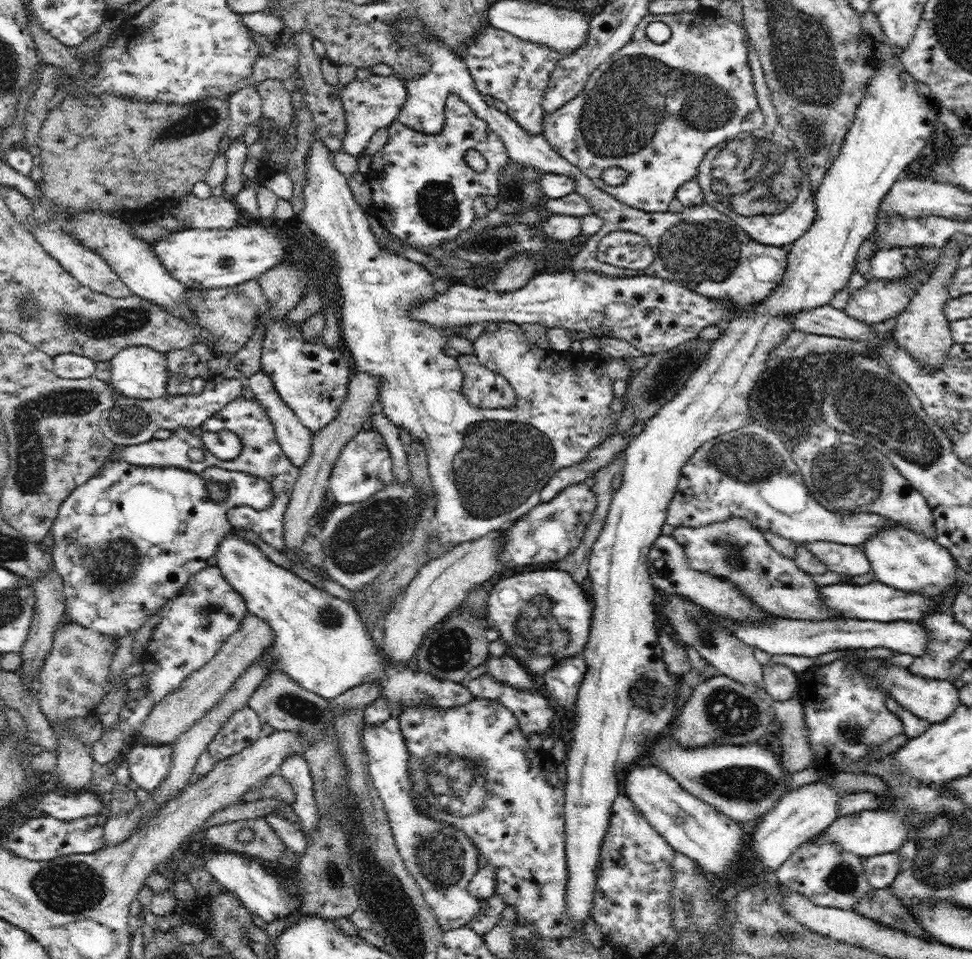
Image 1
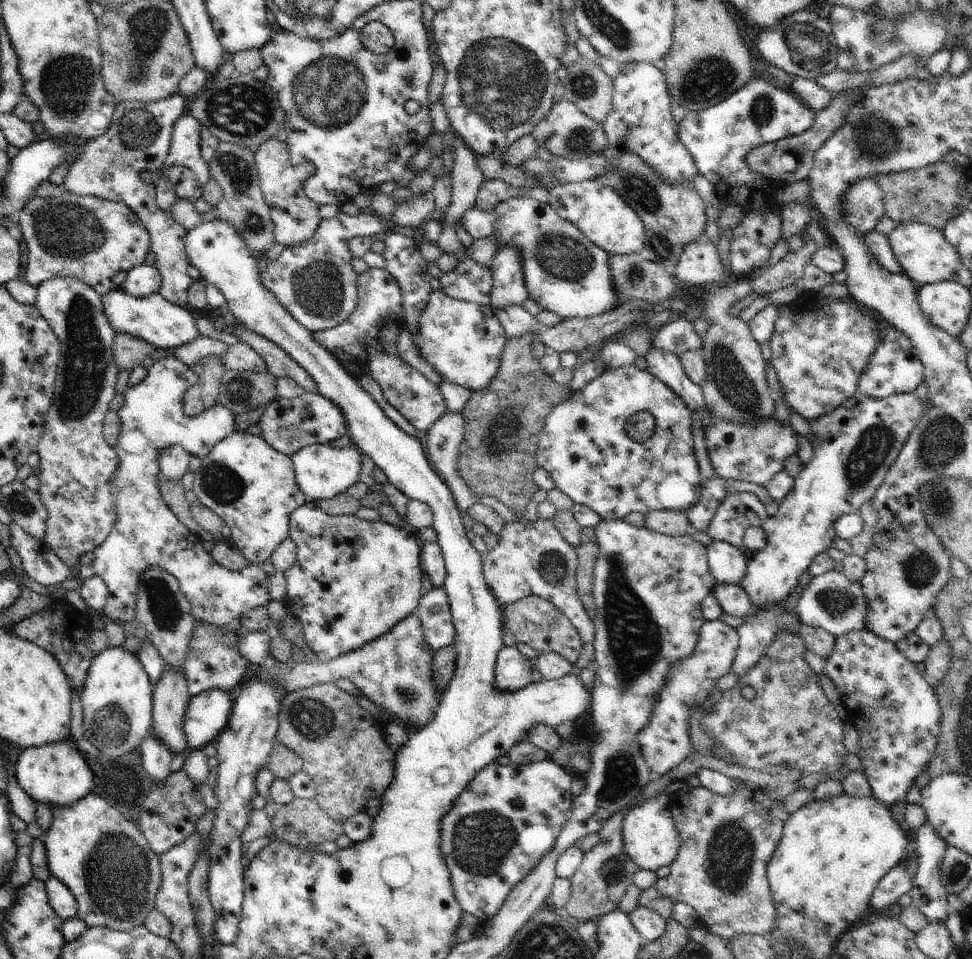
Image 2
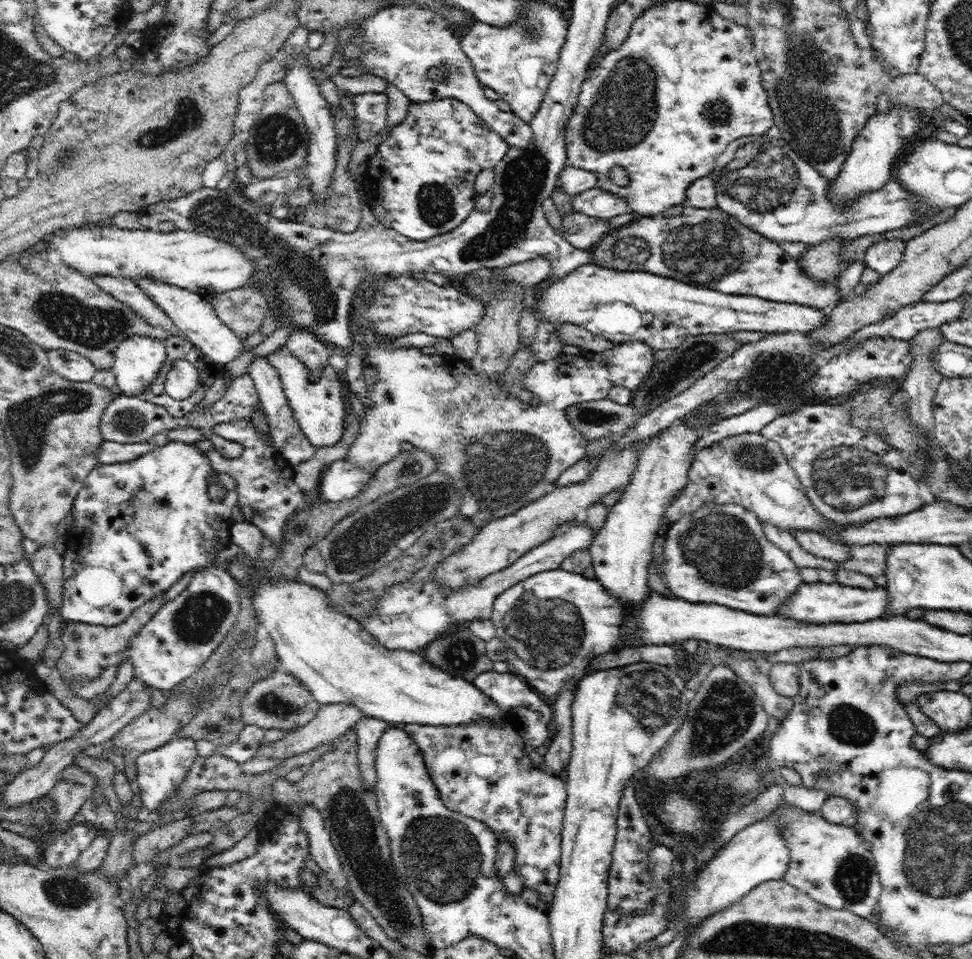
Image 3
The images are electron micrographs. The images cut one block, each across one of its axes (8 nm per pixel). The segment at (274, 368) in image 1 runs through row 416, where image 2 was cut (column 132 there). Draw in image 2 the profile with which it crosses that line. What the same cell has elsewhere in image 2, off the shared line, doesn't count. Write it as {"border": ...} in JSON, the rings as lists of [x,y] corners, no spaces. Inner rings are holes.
{"border":[[[120,288],[102,296],[102,302],[103,311],[114,327],[115,334],[128,333],[171,352],[202,336],[191,311],[168,302],[159,292],[151,294],[148,298],[137,299]]]}

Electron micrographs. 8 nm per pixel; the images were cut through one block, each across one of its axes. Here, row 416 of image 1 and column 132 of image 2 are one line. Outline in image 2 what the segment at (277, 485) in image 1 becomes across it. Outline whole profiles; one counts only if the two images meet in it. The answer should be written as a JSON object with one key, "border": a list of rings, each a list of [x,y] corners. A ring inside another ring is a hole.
{"border":[[[63,192],[55,197],[34,196],[22,207],[18,217],[28,248],[25,279],[35,287],[39,287],[45,280],[68,276],[81,280],[104,296],[120,290],[128,272],[144,263],[151,251],[150,233],[134,210],[127,207],[127,204],[94,195]]]}

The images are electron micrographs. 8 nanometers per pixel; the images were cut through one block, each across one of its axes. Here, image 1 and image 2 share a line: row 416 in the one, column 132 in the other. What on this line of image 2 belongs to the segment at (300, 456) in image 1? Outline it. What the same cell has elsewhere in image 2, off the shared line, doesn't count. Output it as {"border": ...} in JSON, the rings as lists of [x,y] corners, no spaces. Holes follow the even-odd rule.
{"border":[[[144,262],[128,272],[121,288],[134,298],[148,298],[151,294],[159,292],[161,282],[162,277],[156,267]]]}

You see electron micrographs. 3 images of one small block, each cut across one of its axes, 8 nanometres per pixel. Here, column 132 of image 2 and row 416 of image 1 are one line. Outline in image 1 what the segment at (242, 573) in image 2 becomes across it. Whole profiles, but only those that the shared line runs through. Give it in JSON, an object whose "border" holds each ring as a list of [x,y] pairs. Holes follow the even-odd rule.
{"border":[[[314,133],[314,138],[307,156],[307,163],[305,164],[308,182],[306,182],[303,188],[304,206],[300,214],[300,220],[303,226],[313,230],[314,236],[318,240],[322,240],[322,243],[333,252],[336,258],[339,269],[339,276],[336,279],[336,284],[339,285],[340,296],[342,297],[342,301],[339,303],[339,320],[342,325],[342,341],[349,353],[350,360],[353,366],[357,368],[357,371],[366,371],[366,373],[370,373],[372,377],[376,377],[376,379],[380,381],[378,406],[382,409],[383,413],[398,428],[406,428],[413,438],[419,440],[424,445],[429,464],[429,475],[434,488],[434,496],[437,501],[433,525],[436,535],[438,535],[438,539],[440,539],[444,545],[452,545],[452,548],[454,548],[454,546],[459,545],[461,542],[478,540],[481,536],[500,531],[512,521],[531,512],[532,508],[535,508],[540,503],[539,498],[536,497],[537,493],[546,486],[550,478],[558,471],[582,462],[582,460],[584,460],[592,450],[598,447],[603,440],[617,434],[617,432],[615,432],[615,424],[619,419],[620,413],[612,412],[610,408],[610,402],[612,402],[614,397],[612,384],[619,379],[628,382],[632,378],[634,373],[633,369],[630,367],[631,360],[629,358],[622,358],[612,360],[612,362],[606,362],[602,358],[597,358],[594,353],[575,353],[569,350],[558,352],[552,348],[542,350],[536,348],[533,342],[526,338],[520,324],[489,322],[485,324],[484,332],[482,332],[473,343],[475,355],[478,358],[478,362],[480,362],[484,368],[488,368],[488,370],[492,370],[508,380],[515,390],[516,402],[511,407],[495,409],[476,408],[474,405],[470,405],[470,402],[462,395],[464,374],[460,369],[459,363],[456,359],[453,359],[452,356],[446,355],[443,349],[449,346],[447,343],[449,336],[463,336],[463,332],[465,331],[464,326],[462,326],[462,328],[454,328],[454,330],[451,330],[451,328],[432,328],[429,324],[418,322],[409,316],[409,313],[412,312],[418,304],[426,304],[428,300],[434,300],[434,296],[436,296],[436,292],[434,291],[434,281],[436,277],[419,263],[412,262],[404,256],[398,256],[394,253],[385,253],[385,251],[381,250],[381,246],[377,243],[377,239],[369,226],[369,219],[371,217],[370,212],[360,207],[356,199],[354,199],[348,176],[340,173],[336,169],[336,166],[334,166],[332,154],[330,153],[331,150],[324,145],[324,141],[320,139],[317,133]]]}

